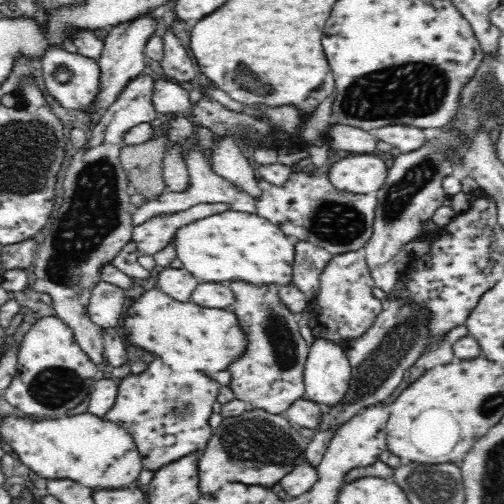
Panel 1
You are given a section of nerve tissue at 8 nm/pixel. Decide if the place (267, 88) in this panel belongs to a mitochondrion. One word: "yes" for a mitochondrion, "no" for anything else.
yes

